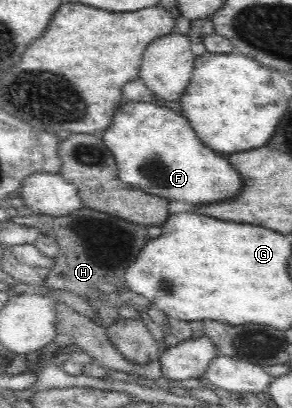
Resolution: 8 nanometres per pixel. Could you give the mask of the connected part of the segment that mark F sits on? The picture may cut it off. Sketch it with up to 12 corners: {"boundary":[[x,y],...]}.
{"boundary":[[122,101],[101,134],[121,181],[209,205],[241,191],[185,116]]}

